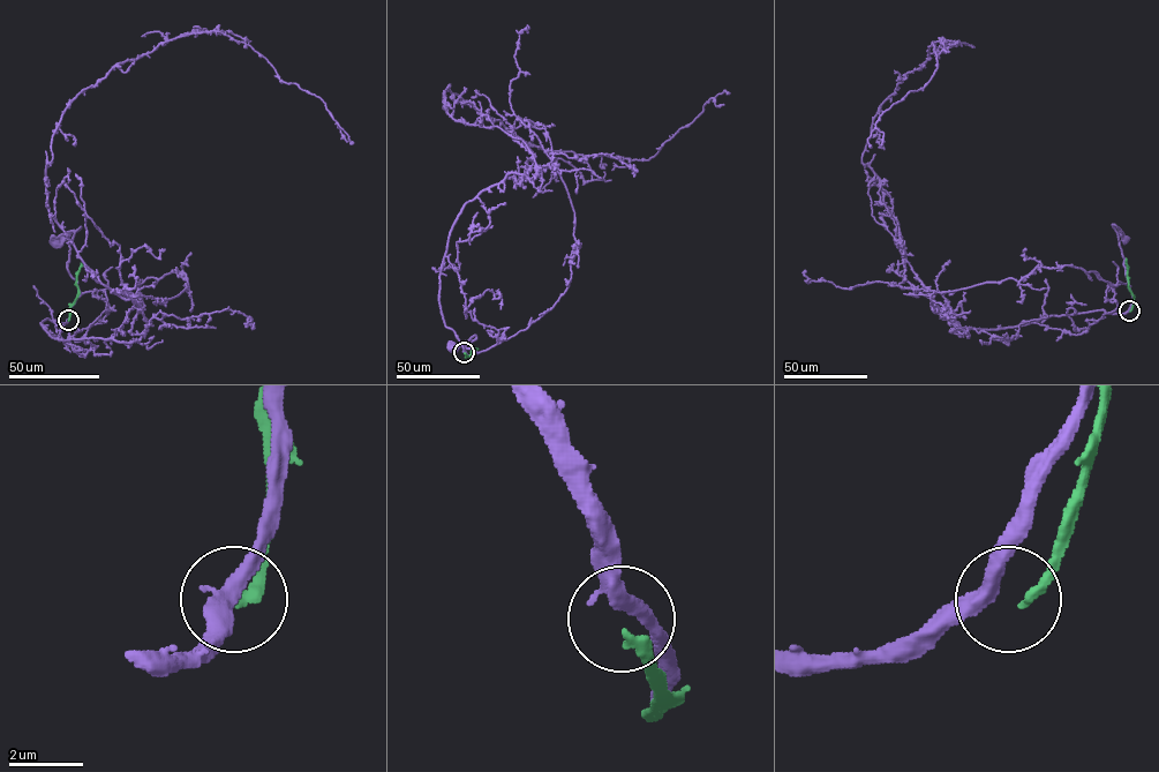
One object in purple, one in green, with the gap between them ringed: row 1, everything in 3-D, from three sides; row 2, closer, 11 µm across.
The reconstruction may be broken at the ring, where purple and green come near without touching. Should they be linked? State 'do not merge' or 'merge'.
do not merge

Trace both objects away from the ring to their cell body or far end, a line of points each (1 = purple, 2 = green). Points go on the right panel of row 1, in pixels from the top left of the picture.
1: (1129, 310), (1133, 295), (1113, 224), (1126, 239)
2: (1130, 310), (1134, 297), (1128, 285), (1126, 257)

